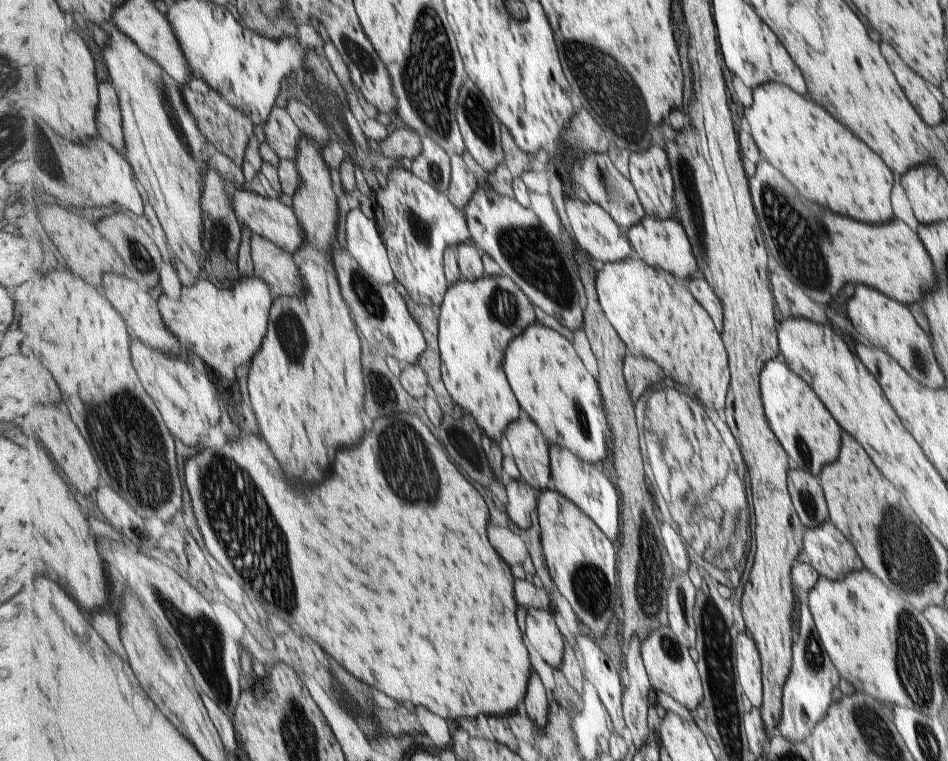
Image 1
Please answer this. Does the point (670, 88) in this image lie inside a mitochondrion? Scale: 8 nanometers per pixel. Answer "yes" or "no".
no

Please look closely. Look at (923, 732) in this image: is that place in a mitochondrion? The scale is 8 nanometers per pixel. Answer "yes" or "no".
yes

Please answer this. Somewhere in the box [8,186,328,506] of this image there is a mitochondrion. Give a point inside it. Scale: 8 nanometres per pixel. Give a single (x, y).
(292, 335)

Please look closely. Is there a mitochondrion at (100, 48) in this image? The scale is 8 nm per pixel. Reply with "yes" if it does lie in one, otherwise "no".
no

